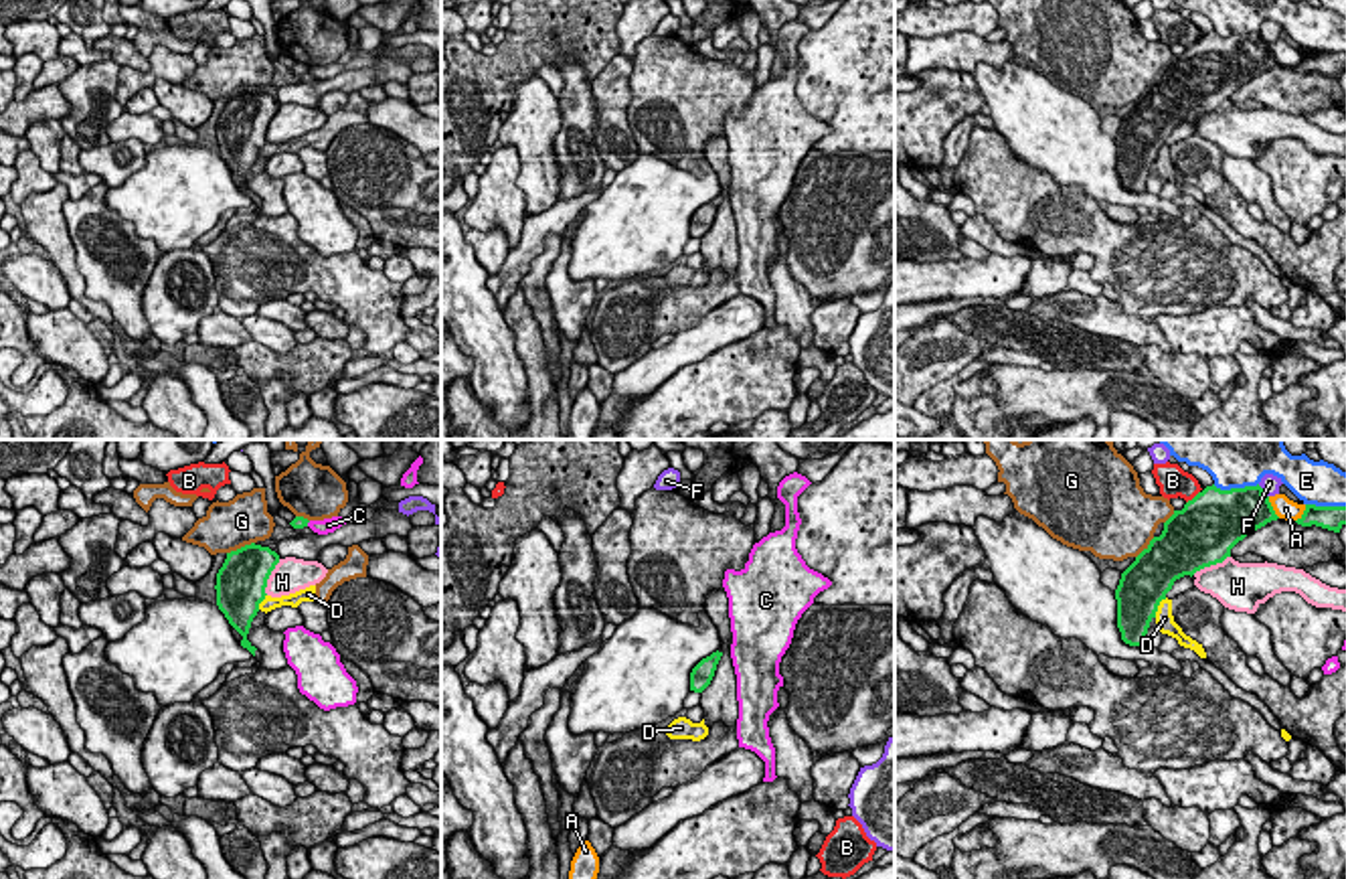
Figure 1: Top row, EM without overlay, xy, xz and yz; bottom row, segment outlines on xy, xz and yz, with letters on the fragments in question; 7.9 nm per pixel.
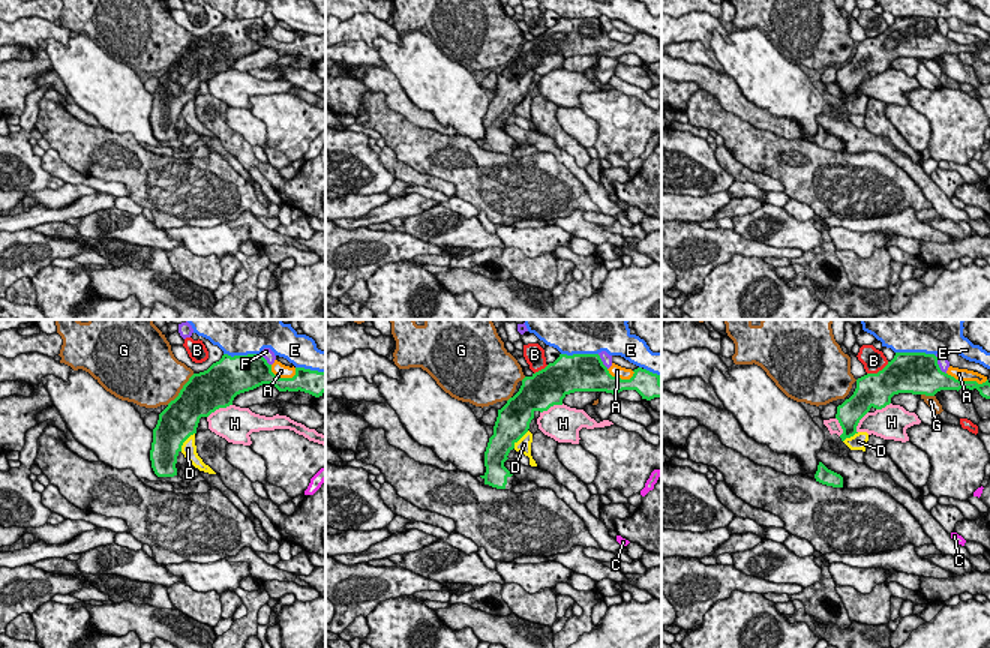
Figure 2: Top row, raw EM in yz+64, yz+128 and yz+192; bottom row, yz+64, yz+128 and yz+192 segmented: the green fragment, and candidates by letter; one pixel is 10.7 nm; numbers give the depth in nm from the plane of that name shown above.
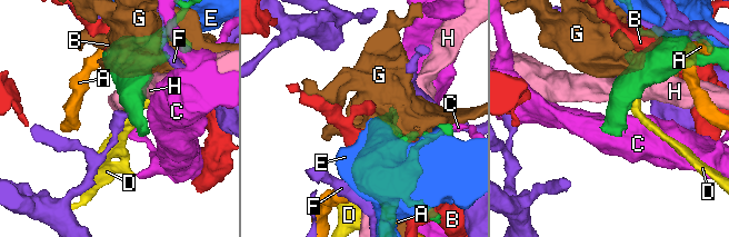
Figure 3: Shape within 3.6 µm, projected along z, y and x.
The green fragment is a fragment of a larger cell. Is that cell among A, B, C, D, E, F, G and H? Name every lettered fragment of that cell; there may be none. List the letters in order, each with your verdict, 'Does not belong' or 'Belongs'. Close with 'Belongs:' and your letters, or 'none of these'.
A: Does not belong
B: Does not belong
C: Does not belong
D: Does not belong
E: Does not belong
F: Does not belong
G: Does not belong
H: Does not belong
Belongs: none of these

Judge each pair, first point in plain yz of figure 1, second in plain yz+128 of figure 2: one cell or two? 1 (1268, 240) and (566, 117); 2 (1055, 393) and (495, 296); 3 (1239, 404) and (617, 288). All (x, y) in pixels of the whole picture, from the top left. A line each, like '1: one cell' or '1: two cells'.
1: two cells
2: one cell
3: two cells

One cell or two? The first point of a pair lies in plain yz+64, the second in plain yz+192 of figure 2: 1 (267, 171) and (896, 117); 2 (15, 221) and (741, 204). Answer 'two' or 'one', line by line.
1: two
2: one

